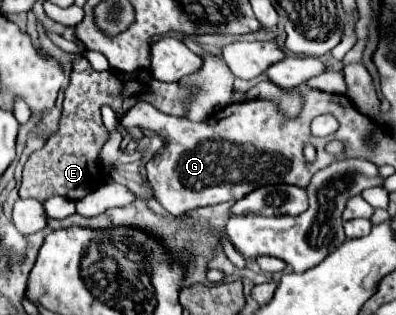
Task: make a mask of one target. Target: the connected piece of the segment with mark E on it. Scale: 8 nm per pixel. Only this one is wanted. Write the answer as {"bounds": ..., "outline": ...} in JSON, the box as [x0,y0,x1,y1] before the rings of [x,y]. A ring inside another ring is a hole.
{"bounds":[20,57,188,203],"outline":[[[82,57],[74,63],[74,69],[76,71],[64,93],[64,111],[60,119],[60,129],[48,137],[42,149],[34,151],[28,157],[24,165],[20,197],[32,197],[44,203],[52,195],[62,195],[72,201],[78,201],[100,185],[102,177],[100,177],[100,167],[96,163],[96,157],[104,141],[108,139],[108,131],[100,115],[102,105],[110,105],[114,109],[118,117],[118,131],[122,136],[127,134],[121,124],[122,117],[136,101],[150,101],[152,105],[156,105],[158,109],[164,109],[170,115],[184,117],[184,105],[186,105],[188,93],[180,89],[178,83],[156,81],[148,69],[138,69],[131,73],[118,71],[100,73],[100,71],[94,71],[90,63]]]}

